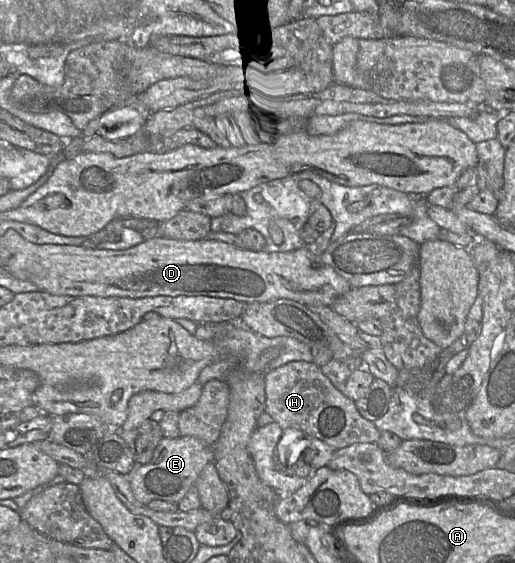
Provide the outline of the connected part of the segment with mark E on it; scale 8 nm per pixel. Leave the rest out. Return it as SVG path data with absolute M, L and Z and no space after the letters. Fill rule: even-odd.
M184 436L164 438L157 445L151 461L137 465L127 476L135 498L147 505L153 500L178 503L195 486L196 480L204 467L214 461L214 448L202 440Z

